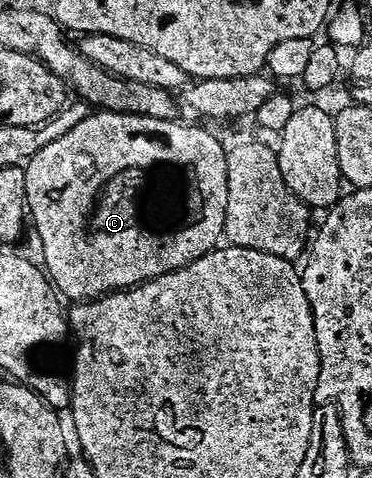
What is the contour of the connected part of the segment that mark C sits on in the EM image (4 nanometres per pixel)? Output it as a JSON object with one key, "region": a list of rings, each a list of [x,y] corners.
{"region":[[[99,111],[94,116],[89,115],[81,119],[81,123],[77,123],[77,127],[73,127],[72,132],[65,131],[61,139],[53,139],[49,147],[41,147],[37,155],[33,155],[25,162],[27,199],[35,199],[35,201],[55,201],[57,199],[59,205],[63,199],[63,213],[59,213],[59,237],[55,239],[55,243],[59,243],[57,265],[50,265],[46,272],[50,274],[52,285],[68,302],[71,300],[71,303],[82,303],[116,289],[131,289],[134,285],[141,285],[144,281],[151,281],[155,277],[193,263],[198,257],[205,255],[220,244],[227,206],[227,149],[209,130],[202,129],[199,125],[183,124],[182,120],[162,121],[132,113]]]}

